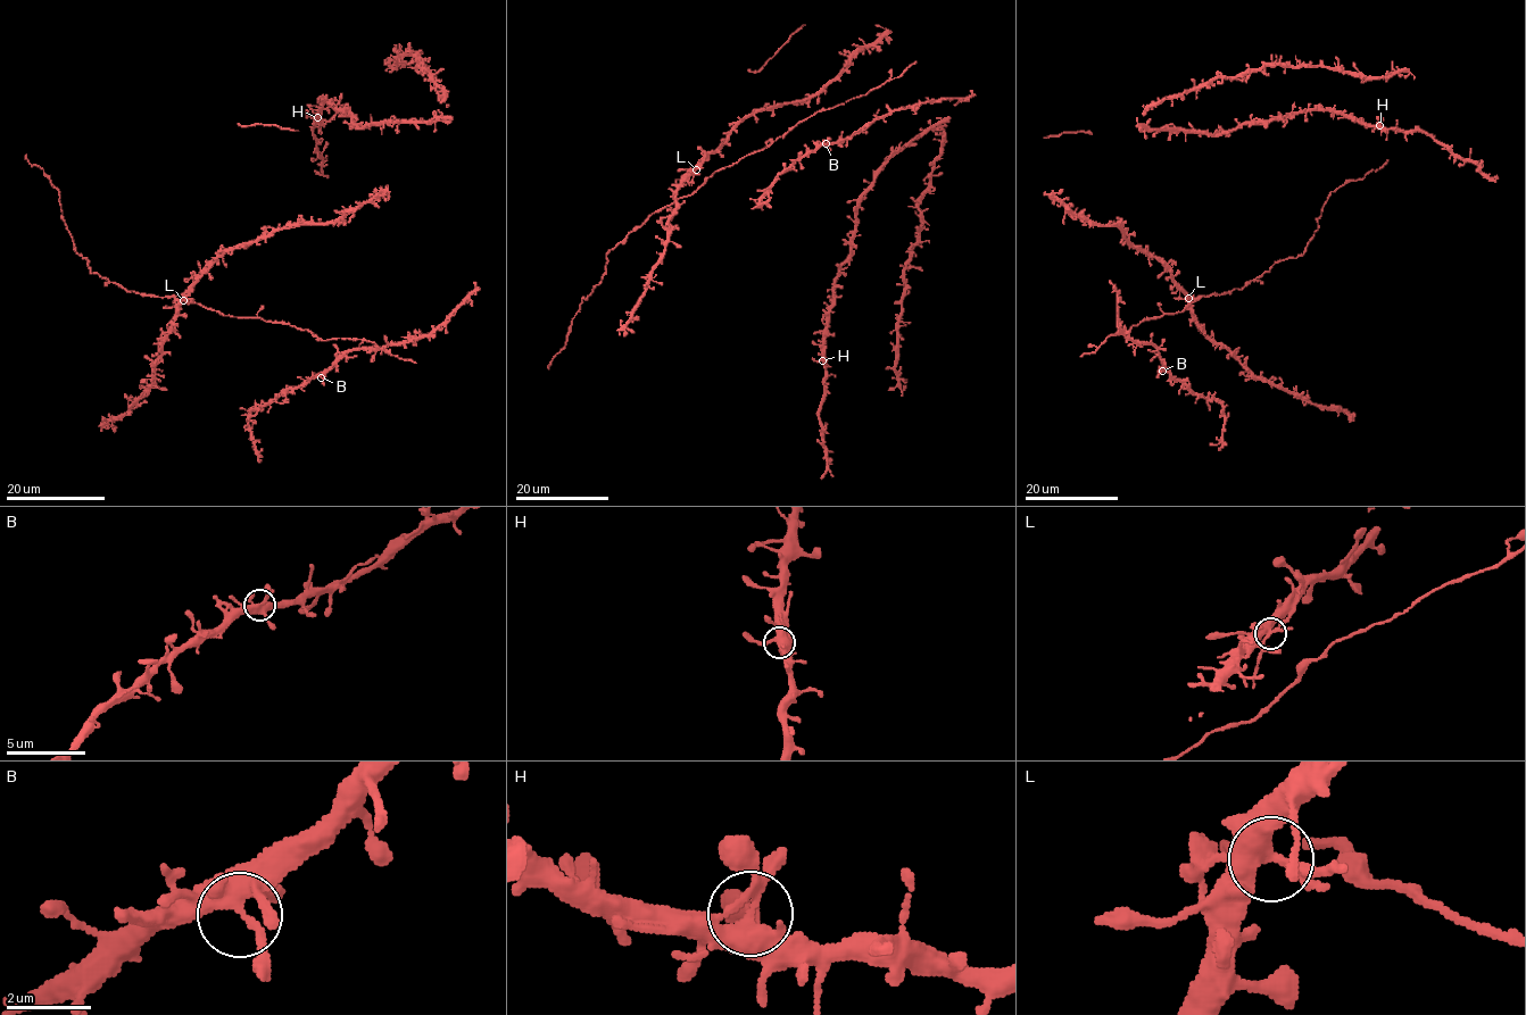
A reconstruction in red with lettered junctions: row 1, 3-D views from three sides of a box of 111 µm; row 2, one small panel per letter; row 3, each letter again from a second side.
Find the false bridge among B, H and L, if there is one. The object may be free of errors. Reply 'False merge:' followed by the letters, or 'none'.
False merge: L

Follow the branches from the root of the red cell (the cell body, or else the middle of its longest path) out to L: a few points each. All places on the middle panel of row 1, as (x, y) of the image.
L: (796, 102), (774, 105), (747, 115), (696, 168)

